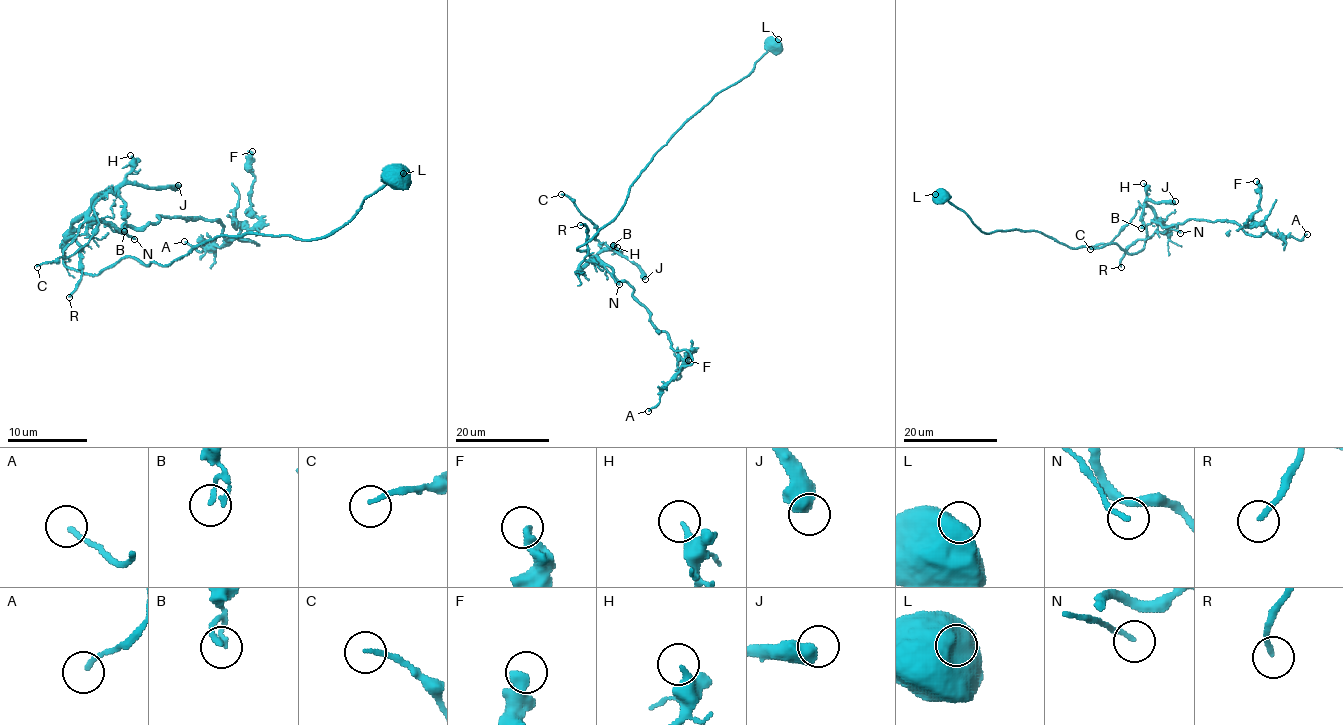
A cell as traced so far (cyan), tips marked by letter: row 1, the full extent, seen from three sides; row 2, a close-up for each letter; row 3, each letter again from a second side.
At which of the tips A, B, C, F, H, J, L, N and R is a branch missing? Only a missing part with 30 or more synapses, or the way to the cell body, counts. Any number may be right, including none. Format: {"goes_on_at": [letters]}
{"goes_on_at": ["J"]}

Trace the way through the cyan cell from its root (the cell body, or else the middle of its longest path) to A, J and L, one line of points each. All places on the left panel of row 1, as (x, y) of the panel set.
A: (79, 269), (63, 251), (89, 219), (216, 219), (258, 245), (184, 241)
J: (79, 269), (65, 265), (63, 251), (99, 195), (126, 183), (178, 185)
L: (79, 269), (99, 275), (124, 257), (168, 265), (218, 235), (320, 239), (341, 227), (393, 171), (403, 173)

